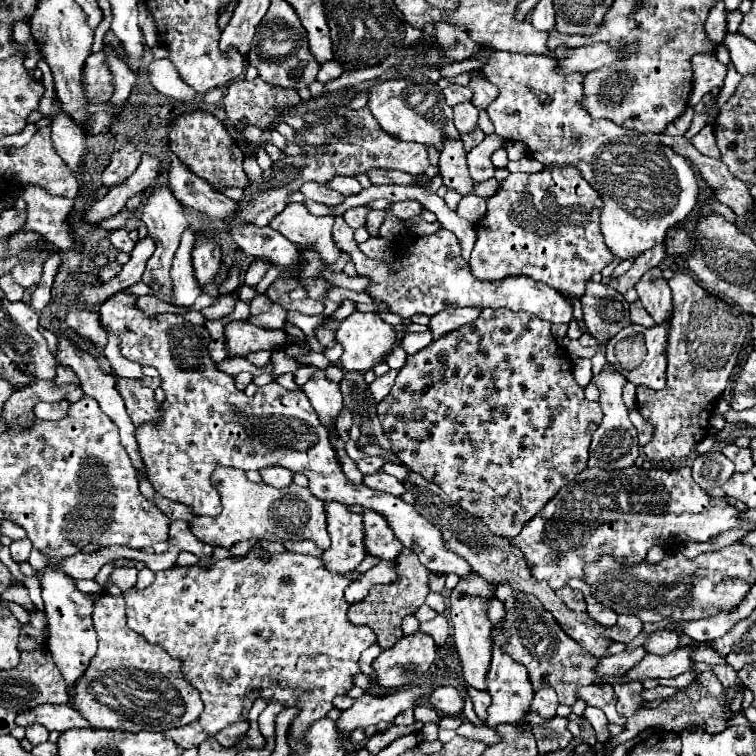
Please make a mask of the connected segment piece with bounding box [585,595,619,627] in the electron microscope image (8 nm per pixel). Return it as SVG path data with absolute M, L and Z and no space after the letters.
M585 595L585 599L587 599L587 613L589 613L597 623L601 623L601 625L605 625L605 627L613 627L613 625L617 623L619 615L617 615L611 607L605 607L603 603L595 601L593 595Z

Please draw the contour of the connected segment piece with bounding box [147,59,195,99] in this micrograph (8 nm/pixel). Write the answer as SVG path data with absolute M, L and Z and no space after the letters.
M167 59L153 61L147 67L147 71L149 71L153 87L161 91L163 95L169 95L173 99L193 99L195 97L195 91L179 79L179 73Z

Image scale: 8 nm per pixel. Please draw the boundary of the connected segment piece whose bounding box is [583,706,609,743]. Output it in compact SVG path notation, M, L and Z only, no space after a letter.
M587 706L583 716L587 717L587 721L593 725L595 733L597 733L597 741L599 741L599 743L605 743L605 741L609 739L609 731L607 731L609 721L607 721L607 717L603 715L603 711L595 707Z

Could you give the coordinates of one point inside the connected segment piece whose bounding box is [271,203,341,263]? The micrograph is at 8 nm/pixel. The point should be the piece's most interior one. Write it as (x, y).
(295, 222)

